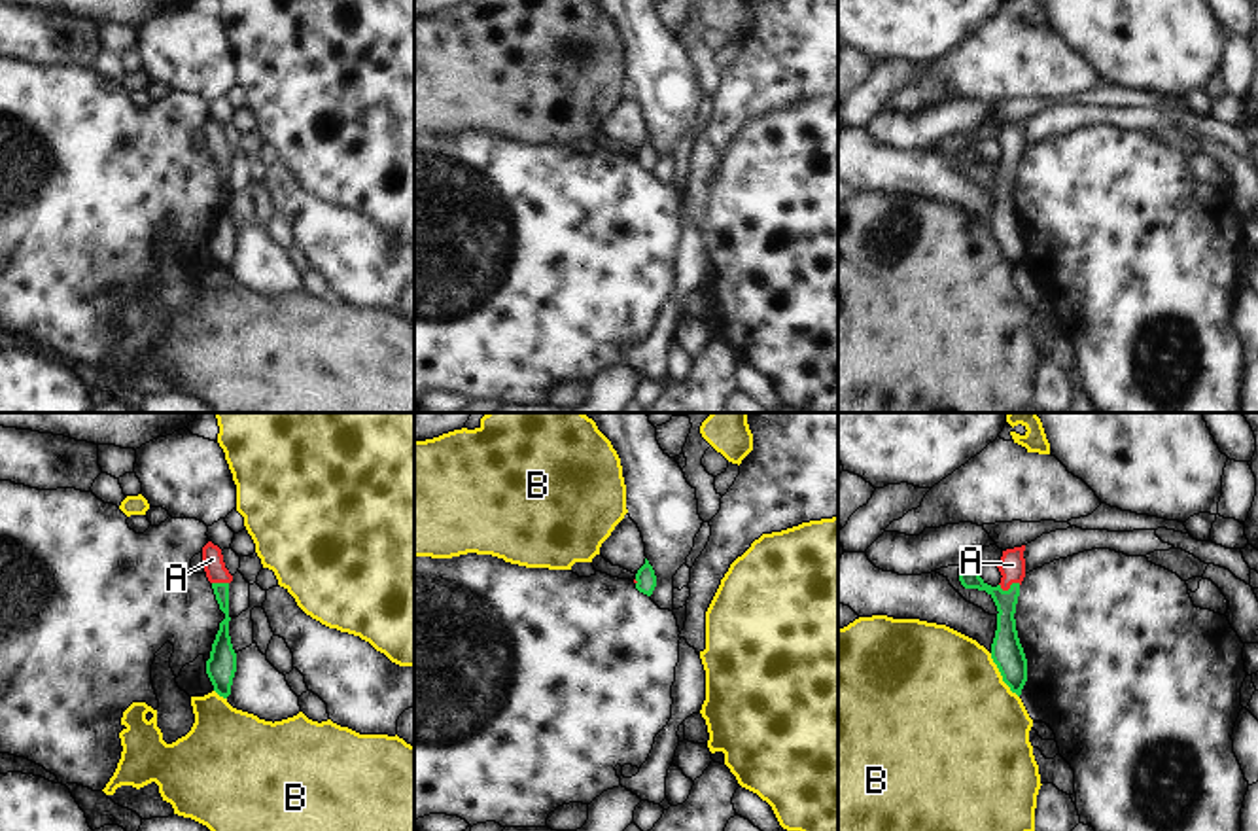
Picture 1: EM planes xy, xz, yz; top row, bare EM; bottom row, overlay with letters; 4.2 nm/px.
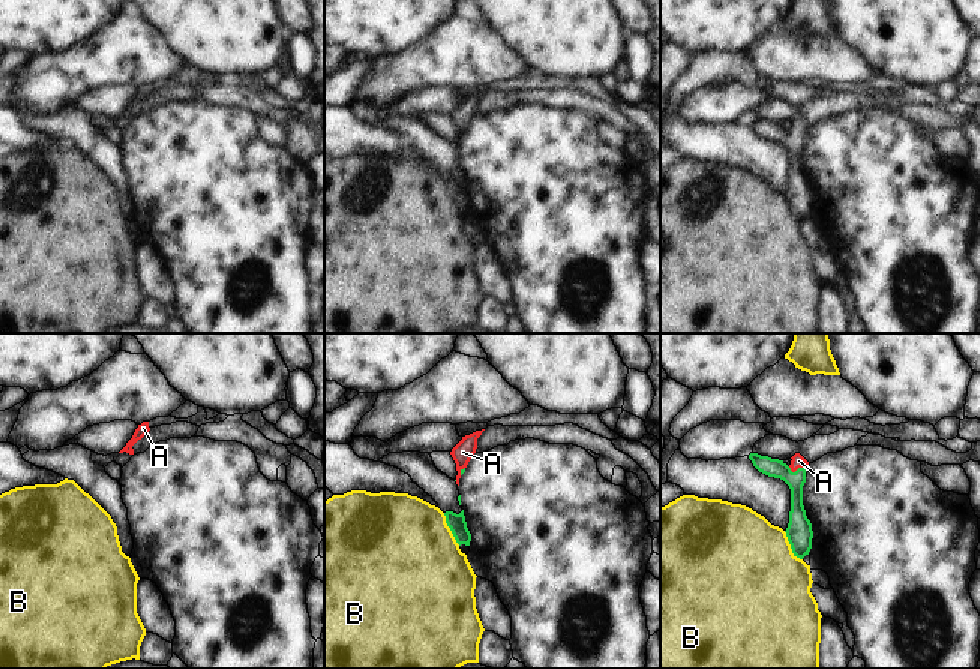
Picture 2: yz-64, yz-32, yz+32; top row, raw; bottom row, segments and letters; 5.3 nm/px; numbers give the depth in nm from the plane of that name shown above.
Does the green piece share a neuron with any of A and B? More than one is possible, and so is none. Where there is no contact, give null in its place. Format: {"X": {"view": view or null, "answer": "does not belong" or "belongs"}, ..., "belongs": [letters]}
{"A": {"view": "yz", "answer": "belongs"}, "B": {"view": "yz", "answer": "does not belong"}, "belongs": ["A"]}

